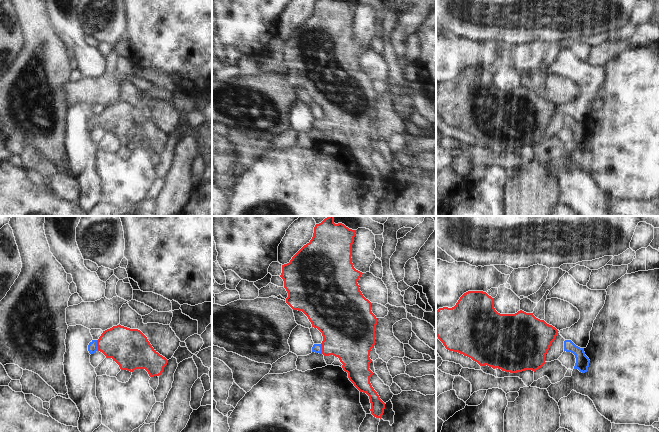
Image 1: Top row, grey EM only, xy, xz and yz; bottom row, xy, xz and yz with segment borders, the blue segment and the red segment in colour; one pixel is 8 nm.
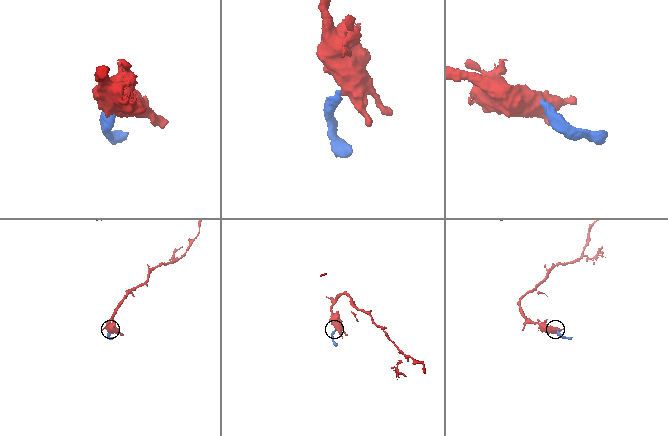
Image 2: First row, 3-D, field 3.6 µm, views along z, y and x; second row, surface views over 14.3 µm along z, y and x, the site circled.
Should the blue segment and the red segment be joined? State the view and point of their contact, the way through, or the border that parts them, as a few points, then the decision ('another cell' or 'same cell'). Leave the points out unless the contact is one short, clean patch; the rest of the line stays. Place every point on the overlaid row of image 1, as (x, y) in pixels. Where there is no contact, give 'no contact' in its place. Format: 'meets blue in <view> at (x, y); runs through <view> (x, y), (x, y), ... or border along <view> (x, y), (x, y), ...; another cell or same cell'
meets blue in xy at (96, 345); runs through xy (92, 347), (96, 345), (120, 345), (127, 347); same cell

